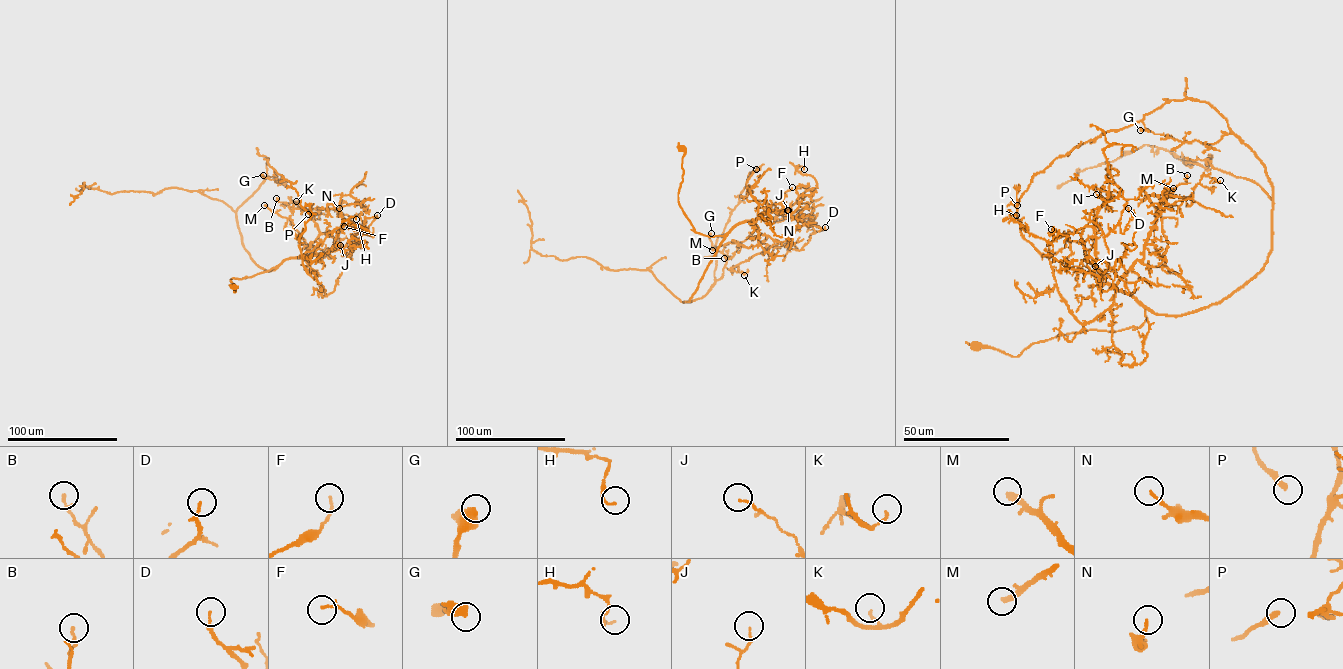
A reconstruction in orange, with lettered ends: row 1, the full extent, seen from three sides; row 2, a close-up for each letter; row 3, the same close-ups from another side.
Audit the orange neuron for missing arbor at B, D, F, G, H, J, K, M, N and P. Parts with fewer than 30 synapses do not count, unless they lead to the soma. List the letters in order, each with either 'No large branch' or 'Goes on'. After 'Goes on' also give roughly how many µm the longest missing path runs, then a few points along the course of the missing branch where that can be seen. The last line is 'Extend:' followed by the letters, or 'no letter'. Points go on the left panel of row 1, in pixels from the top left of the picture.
B: No large branch
D: No large branch
F: No large branch
G: No large branch
H: No large branch
J: No large branch
K: No large branch
M: Goes on. Missing length about 30 µm
N: No large branch
P: No large branch
Extend: M

